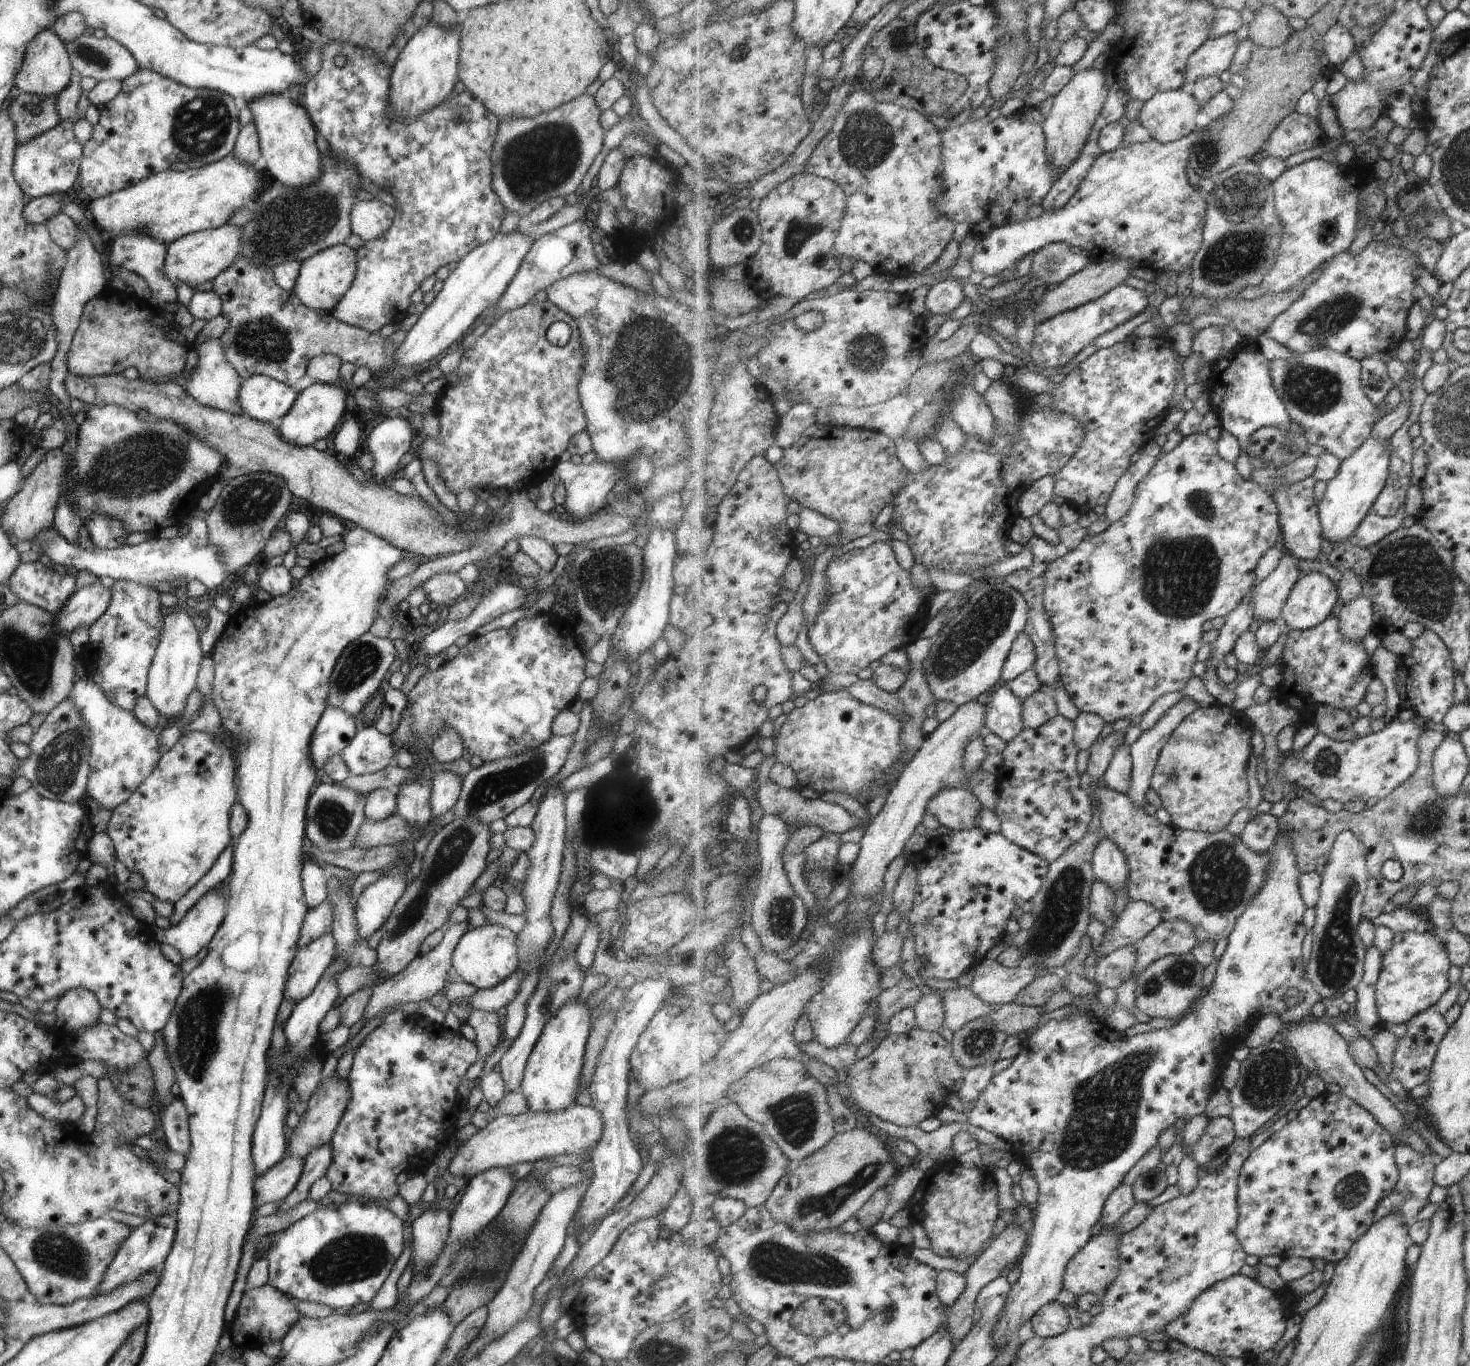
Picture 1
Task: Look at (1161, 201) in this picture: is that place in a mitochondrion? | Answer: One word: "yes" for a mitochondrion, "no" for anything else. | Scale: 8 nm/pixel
no

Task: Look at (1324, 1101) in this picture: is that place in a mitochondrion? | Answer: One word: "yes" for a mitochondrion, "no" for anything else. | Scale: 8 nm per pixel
no

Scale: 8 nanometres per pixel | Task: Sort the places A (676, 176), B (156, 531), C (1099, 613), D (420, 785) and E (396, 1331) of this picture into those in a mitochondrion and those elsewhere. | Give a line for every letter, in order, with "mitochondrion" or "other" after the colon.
A: other
B: other
C: other
D: other
E: other

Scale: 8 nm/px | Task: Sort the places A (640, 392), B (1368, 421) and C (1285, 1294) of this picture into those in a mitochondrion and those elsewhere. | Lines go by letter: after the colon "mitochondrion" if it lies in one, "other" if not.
A: mitochondrion
B: other
C: other

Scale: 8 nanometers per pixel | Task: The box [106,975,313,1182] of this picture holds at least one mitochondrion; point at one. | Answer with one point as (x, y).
(196, 1041)

